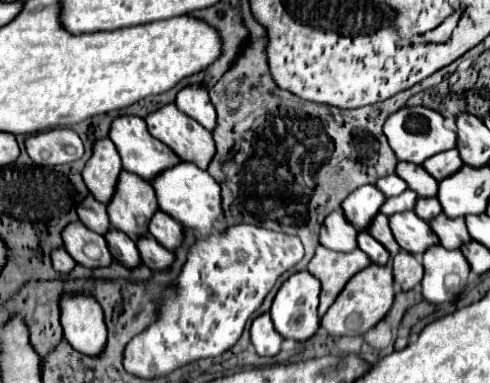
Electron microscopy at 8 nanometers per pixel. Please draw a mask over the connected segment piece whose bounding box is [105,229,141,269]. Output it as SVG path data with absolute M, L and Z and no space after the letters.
M111 229L105 239L107 239L107 245L109 245L109 251L111 251L113 259L121 261L127 269L135 269L135 267L141 265L137 245L135 245L135 241L127 239L127 235L121 235L121 231Z

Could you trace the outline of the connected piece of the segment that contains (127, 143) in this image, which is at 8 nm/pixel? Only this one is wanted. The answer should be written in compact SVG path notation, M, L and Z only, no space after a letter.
M119 117L119 119L115 119L113 125L111 125L109 139L115 143L115 147L117 147L119 155L121 155L123 169L129 171L129 173L139 175L141 179L145 179L149 183L151 183L151 179L155 175L163 173L167 167L173 167L173 165L181 163L181 159L175 153L171 153L171 149L165 143L161 143L155 137L149 135L145 121L139 119L139 117Z

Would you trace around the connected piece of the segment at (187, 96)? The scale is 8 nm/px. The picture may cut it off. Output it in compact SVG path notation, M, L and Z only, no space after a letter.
M185 87L177 95L177 109L195 119L207 131L215 131L217 127L217 113L209 101L209 95L201 87Z

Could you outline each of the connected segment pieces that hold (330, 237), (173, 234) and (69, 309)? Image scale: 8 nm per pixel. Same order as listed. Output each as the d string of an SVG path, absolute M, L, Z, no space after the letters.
M337 209L333 213L329 213L321 225L321 231L319 231L319 243L325 247L325 249L331 249L331 251L339 251L339 253L349 253L353 249L357 249L357 243L355 243L355 235L359 231L353 229L347 219L343 219L343 211Z
M157 211L149 223L149 235L153 235L153 239L167 251L177 251L183 243L183 225L175 223L175 219L163 211Z
M63 295L63 333L69 345L87 355L99 357L107 345L107 327L99 303L89 295Z

